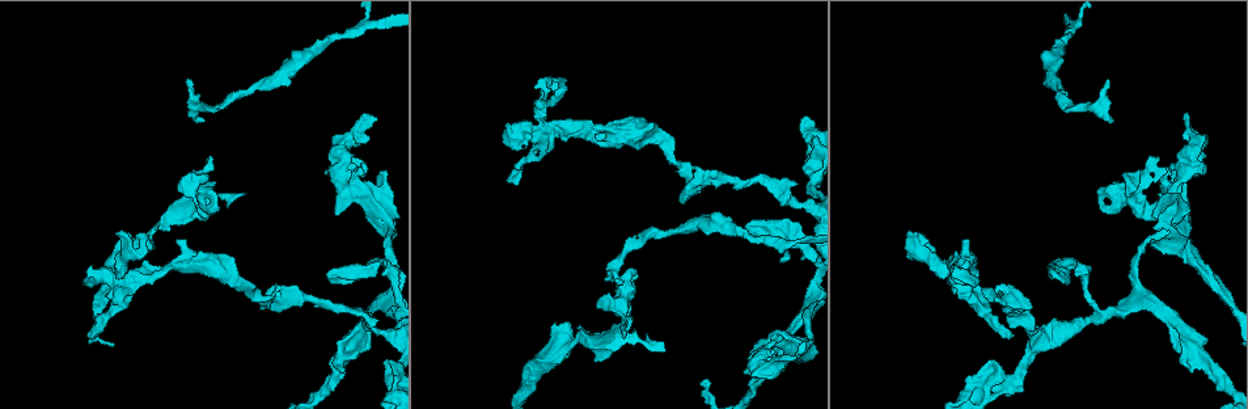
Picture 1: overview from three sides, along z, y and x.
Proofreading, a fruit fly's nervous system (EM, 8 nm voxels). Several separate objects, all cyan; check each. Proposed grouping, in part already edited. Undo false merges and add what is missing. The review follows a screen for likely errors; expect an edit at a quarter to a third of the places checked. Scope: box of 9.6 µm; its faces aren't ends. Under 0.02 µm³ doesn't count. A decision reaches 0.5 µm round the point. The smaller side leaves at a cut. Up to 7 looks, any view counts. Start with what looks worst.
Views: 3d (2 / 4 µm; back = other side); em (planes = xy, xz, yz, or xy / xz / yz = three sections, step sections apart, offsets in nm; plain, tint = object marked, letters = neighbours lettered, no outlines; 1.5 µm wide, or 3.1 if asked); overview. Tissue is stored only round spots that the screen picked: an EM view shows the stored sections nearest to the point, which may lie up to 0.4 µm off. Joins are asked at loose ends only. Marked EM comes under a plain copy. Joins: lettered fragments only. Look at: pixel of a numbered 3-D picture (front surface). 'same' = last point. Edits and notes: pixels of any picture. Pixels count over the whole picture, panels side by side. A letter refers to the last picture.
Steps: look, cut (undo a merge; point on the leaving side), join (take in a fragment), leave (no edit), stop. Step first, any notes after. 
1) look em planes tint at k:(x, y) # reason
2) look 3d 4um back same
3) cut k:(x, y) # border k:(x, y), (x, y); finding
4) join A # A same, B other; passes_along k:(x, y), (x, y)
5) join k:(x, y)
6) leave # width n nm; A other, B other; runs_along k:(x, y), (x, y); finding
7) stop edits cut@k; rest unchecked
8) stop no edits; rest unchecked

look 3d 2um at 1:(338, 215) # branch stops here

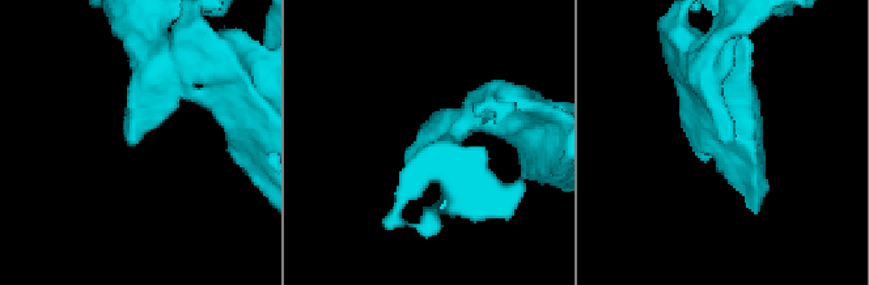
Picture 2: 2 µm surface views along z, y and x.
look em planes letters at 2:(128, 145)

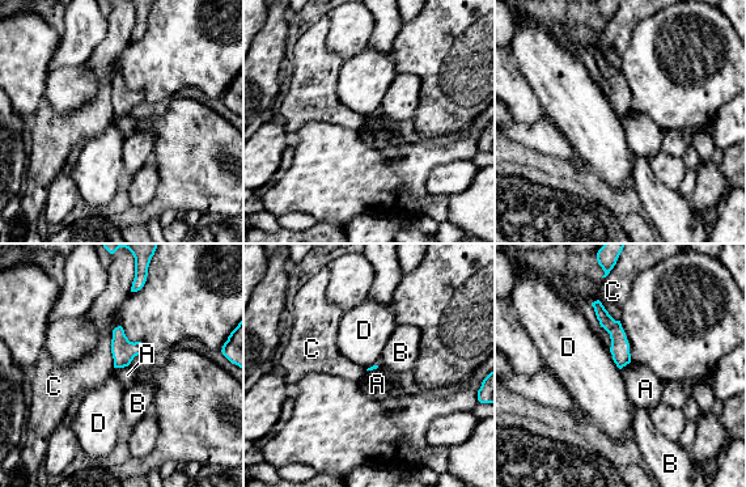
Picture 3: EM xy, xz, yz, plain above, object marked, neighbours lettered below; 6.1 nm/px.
leave # A other, B other, C other, D other; no lettered fragment goes on from it

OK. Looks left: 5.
look em planes letters at 1:(1110, 122) # branch stops here

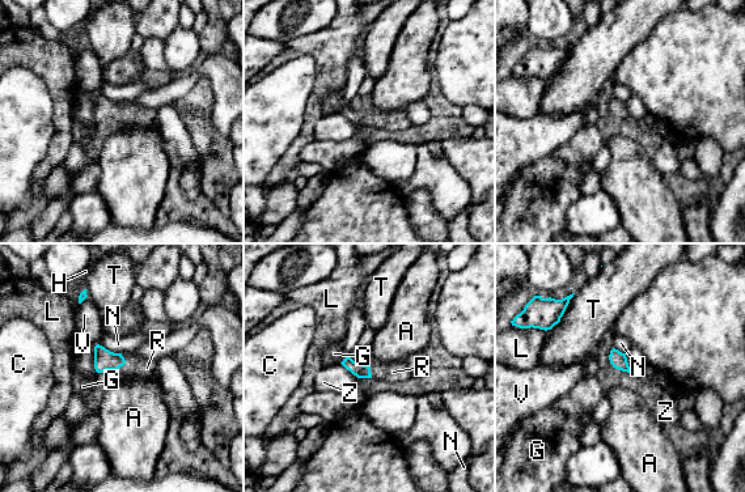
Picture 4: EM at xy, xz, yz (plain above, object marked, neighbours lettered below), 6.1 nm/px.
join R # A other, C other, G other, H other, L other, N other, R same, T other, V other, Z other; passes_along 4:(105, 360), (125, 363), (136, 367); it goes on there

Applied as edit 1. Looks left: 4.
look 3d 2um at 1:(211, 212) # an open end

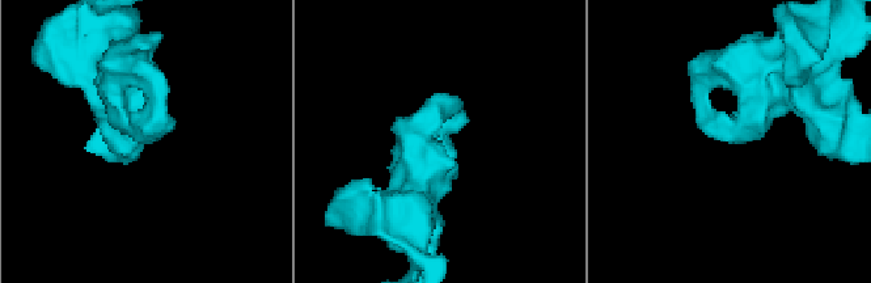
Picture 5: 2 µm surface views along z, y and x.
look em xz step 8 tint at 5:(443, 130)

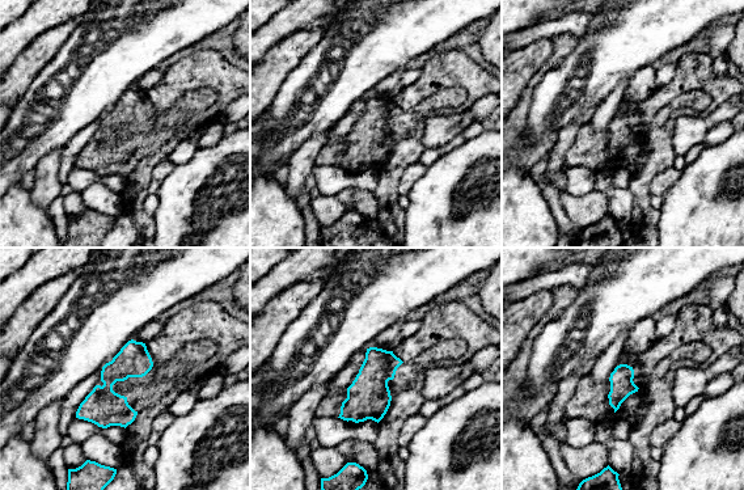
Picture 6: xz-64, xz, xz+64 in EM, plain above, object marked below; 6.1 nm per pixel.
look em planes letters same # another direction

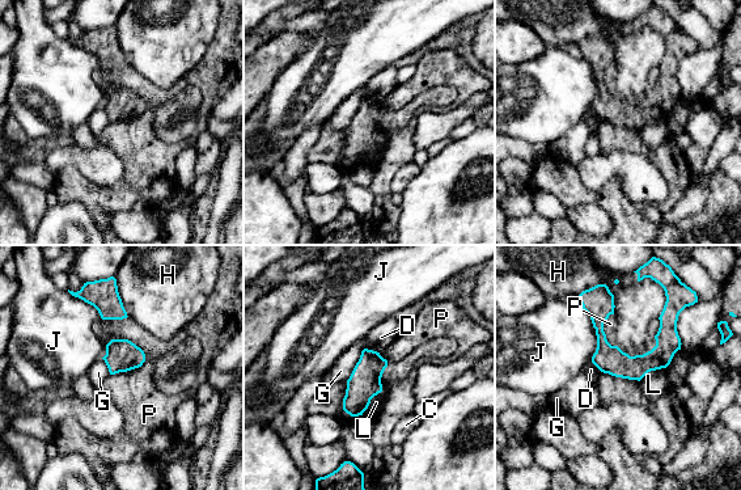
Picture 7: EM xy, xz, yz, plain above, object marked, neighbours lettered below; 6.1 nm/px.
leave # C other, D other, G other, H other, J other, L other, P other; runs_along 7:(606, 294), (602, 345), (663, 364); none of them fits

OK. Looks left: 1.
stop edits join@4; rest unchecked

